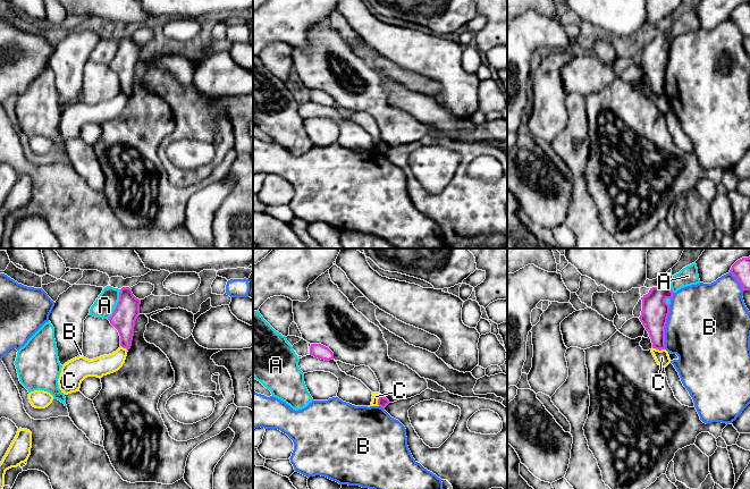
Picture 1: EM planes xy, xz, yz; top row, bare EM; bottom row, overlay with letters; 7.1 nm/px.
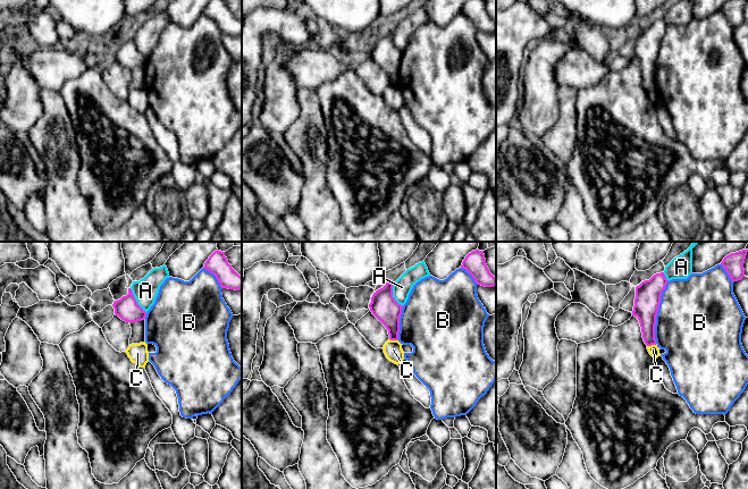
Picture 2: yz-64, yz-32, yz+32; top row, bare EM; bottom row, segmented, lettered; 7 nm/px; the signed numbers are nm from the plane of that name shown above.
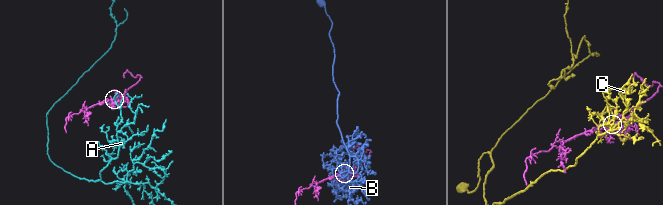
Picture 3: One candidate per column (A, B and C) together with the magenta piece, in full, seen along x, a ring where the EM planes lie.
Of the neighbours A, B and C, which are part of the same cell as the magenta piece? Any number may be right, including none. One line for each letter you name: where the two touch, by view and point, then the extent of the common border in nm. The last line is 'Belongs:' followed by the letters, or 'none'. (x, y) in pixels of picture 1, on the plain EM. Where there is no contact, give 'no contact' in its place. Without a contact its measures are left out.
Belongs: none

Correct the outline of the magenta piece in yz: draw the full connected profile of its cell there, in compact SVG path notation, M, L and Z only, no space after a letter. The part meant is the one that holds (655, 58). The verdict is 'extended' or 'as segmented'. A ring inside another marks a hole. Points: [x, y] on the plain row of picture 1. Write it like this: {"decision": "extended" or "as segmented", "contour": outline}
{"decision": "as segmented", "contour": "M669 27L650 34L649 39L641 43L642 57L640 67L644 71L652 88L652 94L665 95L665 73L669 60L669 51L666 44L672 45Z"}

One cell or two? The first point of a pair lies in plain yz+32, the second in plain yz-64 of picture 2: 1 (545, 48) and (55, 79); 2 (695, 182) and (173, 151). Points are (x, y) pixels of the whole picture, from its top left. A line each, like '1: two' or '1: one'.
1: two
2: one

